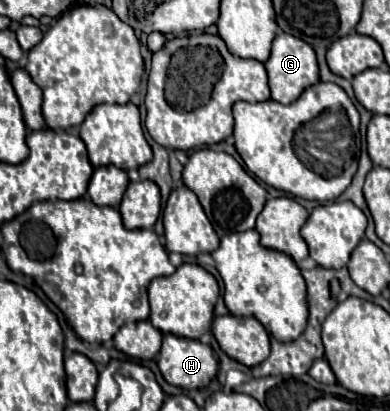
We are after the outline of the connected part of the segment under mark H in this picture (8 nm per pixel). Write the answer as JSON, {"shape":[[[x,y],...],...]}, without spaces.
{"shape":[[[166,333],[158,355],[158,369],[170,385],[196,389],[206,387],[216,377],[218,361],[210,345]]]}

